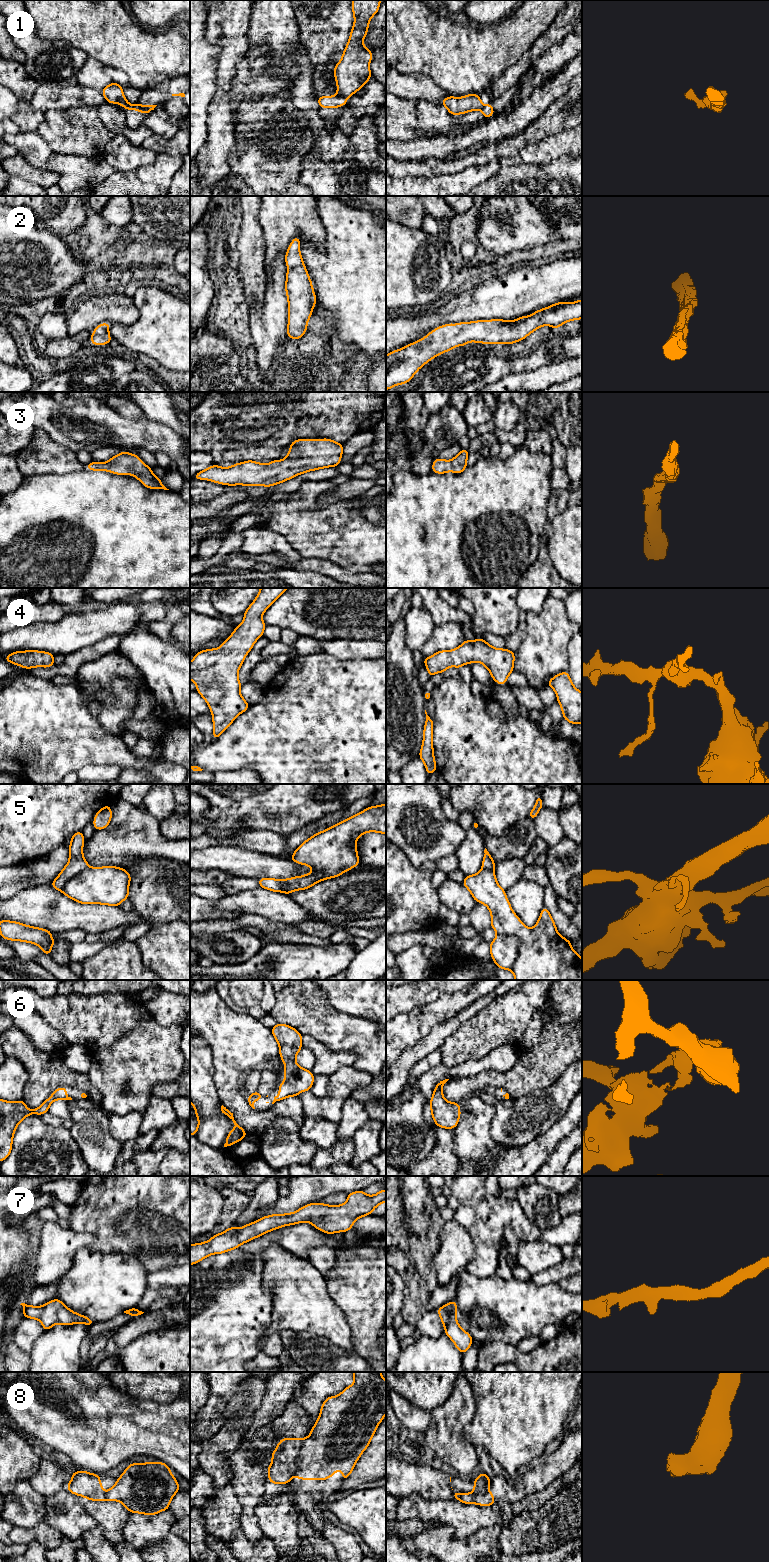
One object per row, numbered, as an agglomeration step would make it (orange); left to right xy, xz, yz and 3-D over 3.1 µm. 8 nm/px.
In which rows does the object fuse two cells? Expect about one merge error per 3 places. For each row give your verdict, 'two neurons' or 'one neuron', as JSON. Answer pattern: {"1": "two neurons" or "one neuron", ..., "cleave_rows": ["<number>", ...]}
{"1": "two neurons", "2": "one neuron", "3": "one neuron", "4": "one neuron", "5": "two neurons", "6": "one neuron", "7": "one neuron", "8": "two neurons", "cleave_rows": ["1", "5", "8"]}

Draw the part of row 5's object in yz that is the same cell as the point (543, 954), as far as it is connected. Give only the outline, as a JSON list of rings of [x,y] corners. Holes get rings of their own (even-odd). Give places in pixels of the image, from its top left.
[[[481,869],[474,875],[467,875],[462,883],[476,902],[484,904],[490,910],[491,927],[497,934],[518,938],[518,957],[511,969],[515,980],[582,980],[582,958],[572,949],[571,941],[559,934],[546,907],[542,908],[536,925],[528,928],[512,910],[494,870]]]

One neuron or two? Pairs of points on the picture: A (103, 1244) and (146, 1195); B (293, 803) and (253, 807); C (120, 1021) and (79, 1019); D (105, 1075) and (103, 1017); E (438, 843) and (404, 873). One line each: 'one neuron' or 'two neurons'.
A: one neuron
B: one neuron
C: one neuron
D: two neurons
E: two neurons

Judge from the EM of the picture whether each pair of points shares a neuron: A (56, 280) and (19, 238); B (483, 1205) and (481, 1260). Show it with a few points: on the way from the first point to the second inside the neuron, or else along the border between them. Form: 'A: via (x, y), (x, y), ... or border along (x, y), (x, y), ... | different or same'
A: via (43, 271), (38, 271), (33, 266), (25, 251) | same
B: via (483, 1219), (483, 1246) | same

